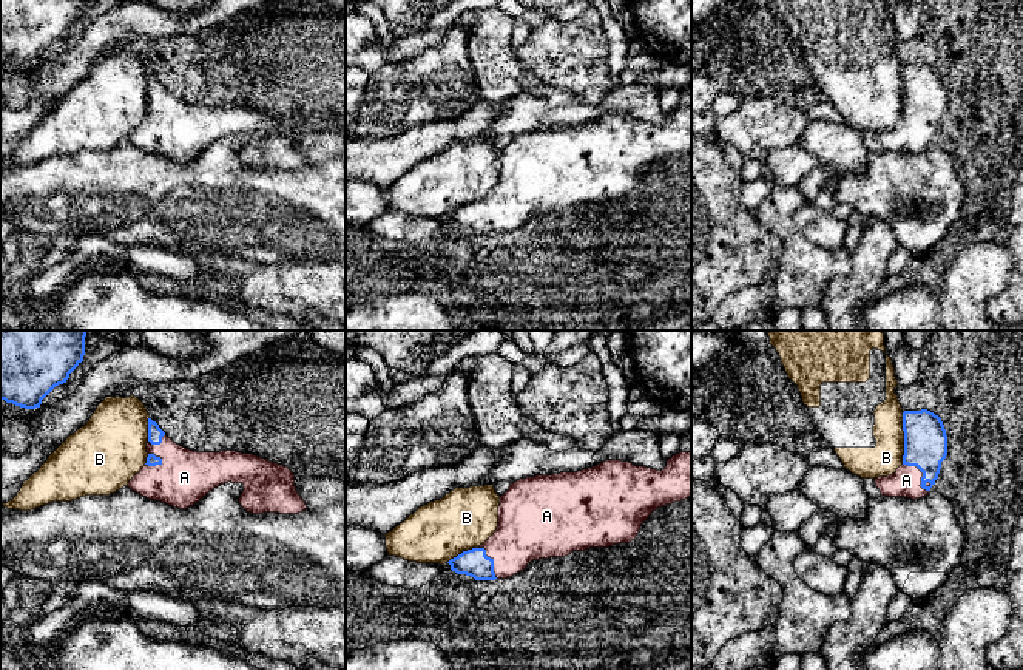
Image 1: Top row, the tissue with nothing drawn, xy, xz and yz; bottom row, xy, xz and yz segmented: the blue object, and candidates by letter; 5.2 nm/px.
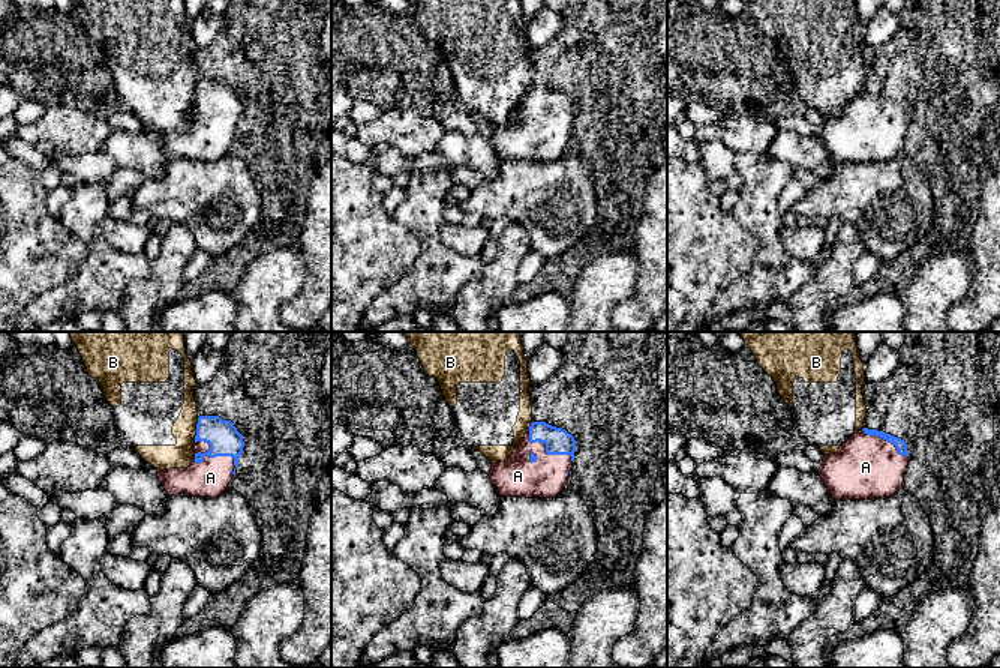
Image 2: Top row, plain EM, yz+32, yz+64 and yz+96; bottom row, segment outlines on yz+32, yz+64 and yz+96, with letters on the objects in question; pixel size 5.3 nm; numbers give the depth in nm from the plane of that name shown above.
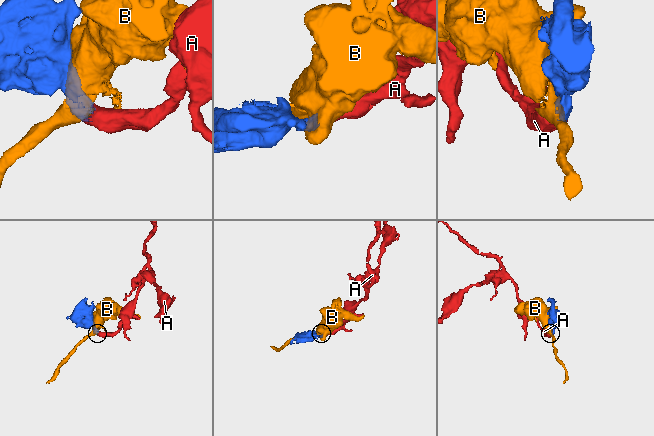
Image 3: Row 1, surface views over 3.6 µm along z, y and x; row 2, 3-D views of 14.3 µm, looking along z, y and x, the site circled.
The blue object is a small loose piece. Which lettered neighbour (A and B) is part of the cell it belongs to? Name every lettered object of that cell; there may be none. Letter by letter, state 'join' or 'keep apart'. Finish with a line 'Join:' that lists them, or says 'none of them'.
A: join
B: keep apart
Join: A

